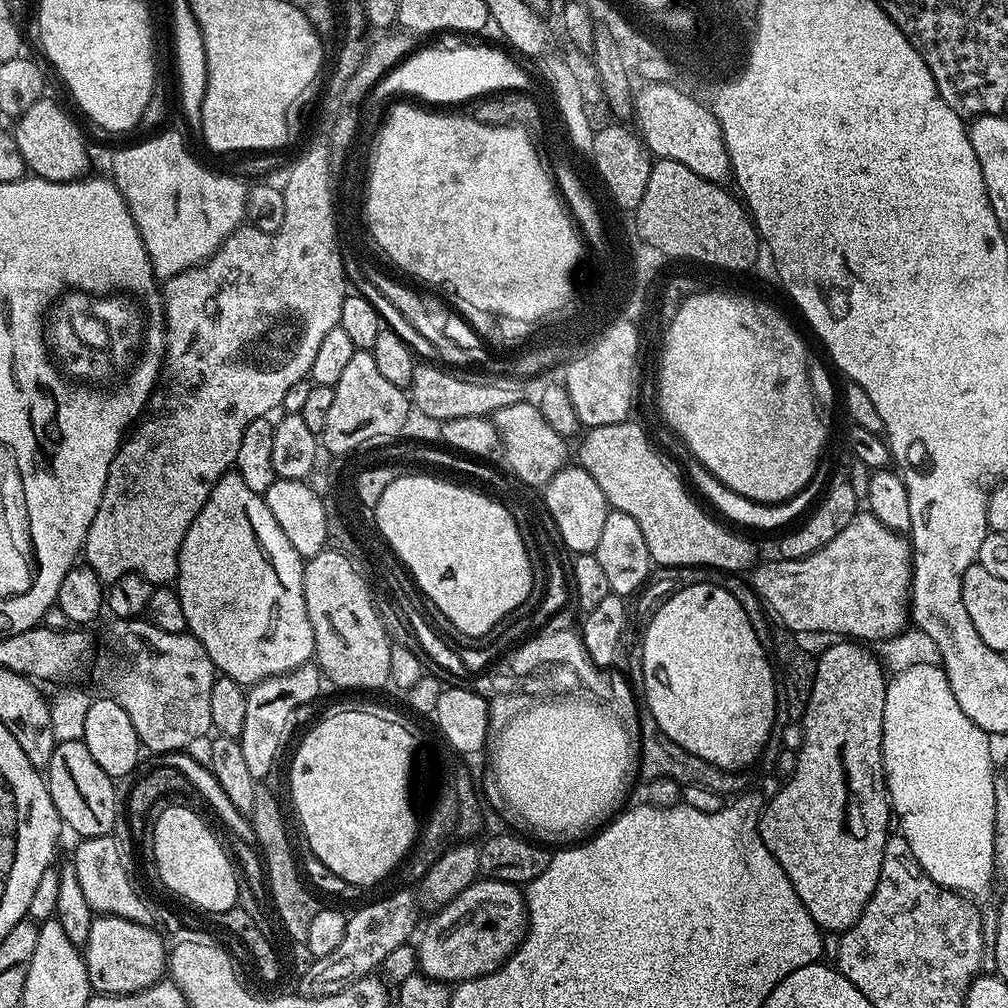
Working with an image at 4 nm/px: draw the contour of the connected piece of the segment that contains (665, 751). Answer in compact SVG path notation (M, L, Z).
M646 703L639 705L638 722L640 723L639 775L643 779L645 776L648 780L673 780L677 786L702 786L702 790L714 790L721 798L731 797L745 787L743 775L714 766L706 762L706 758L698 758L698 754L690 754L690 750L682 750L678 742L666 738L658 722L654 722L654 714L650 714L650 706Z

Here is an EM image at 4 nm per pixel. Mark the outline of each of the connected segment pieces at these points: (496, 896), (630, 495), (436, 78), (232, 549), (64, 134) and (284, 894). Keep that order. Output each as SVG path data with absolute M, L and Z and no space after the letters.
M477 879L476 883L462 890L458 898L445 904L433 916L436 917L425 926L424 933L423 928L419 933L420 944L415 945L416 962L419 971L429 980L441 982L463 982L497 972L516 951L516 947L524 941L524 934L528 931L528 905L525 893L517 885L501 880Z
M627 419L610 426L587 429L579 441L581 444L578 464L579 467L586 469L590 478L594 478L594 482L598 482L602 494L615 511L630 514L630 518L638 522L638 527L642 529L642 538L646 538L646 550L650 550L652 555L653 565L665 564L668 568L692 568L697 564L700 568L721 568L724 574L747 573L758 560L755 546L746 537L739 536L739 531L728 526L723 528L724 524L715 515L707 516L696 505L697 497L692 492L693 497L688 493L689 485L683 480L684 485L680 481L679 474L659 456L661 453L649 439L645 425L640 422L632 423L634 422L631 419Z
M430 46L418 50L406 56L386 75L388 82L390 81L386 88L388 95L408 94L410 96L407 97L418 96L428 104L436 102L438 104L435 105L448 106L444 104L467 103L476 92L494 86L501 89L510 84L528 85L526 76L518 68L514 68L516 60L507 51L504 53L492 46Z
M235 470L216 479L202 510L198 510L198 518L186 530L186 538L182 538L174 587L182 602L182 614L186 614L187 631L206 646L206 654L210 654L210 662L219 675L251 686L313 659L316 647L310 614L306 614L304 565L261 493L250 490Z
M49 98L34 102L15 121L14 135L26 166L42 180L79 180L88 168L88 148L80 128Z
M264 786L257 787L250 813L250 828L252 834L256 836L266 866L272 902L282 922L283 933L293 943L304 944L307 931L310 930L311 920L318 914L322 902L308 890L307 881L304 878L304 881L302 880L296 868L286 830L287 821L284 816L279 819L276 818L276 805L279 803L279 799L268 794Z

